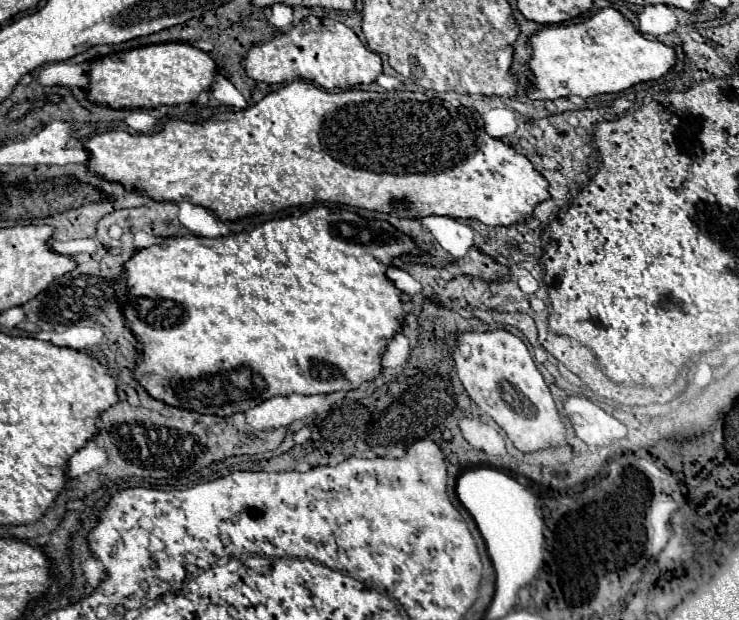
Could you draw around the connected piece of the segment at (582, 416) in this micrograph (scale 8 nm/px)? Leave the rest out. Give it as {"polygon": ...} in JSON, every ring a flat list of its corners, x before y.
{"polygon":[[567,396,563,400,563,410,577,438,589,446,607,446,627,434,627,428,619,420,609,416,585,396]]}

